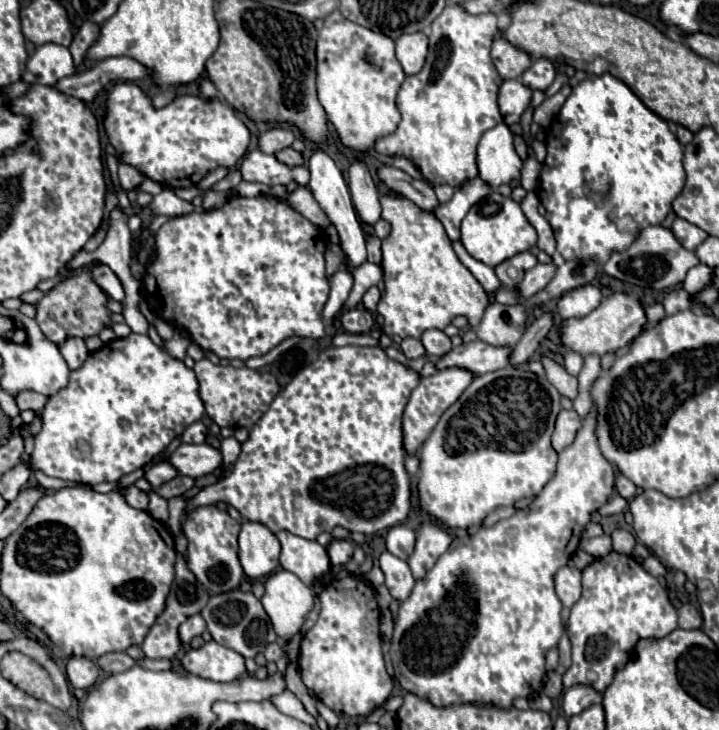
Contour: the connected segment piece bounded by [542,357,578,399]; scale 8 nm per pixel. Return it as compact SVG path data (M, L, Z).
M542 357L542 365L544 365L544 369L546 369L548 381L550 381L564 397L574 399L576 393L578 393L578 379L572 377L562 365L558 365L556 361L552 361L552 359L548 359L548 357Z

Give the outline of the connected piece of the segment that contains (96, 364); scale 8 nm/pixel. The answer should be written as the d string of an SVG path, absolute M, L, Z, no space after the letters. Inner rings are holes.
M130 333L124 339L114 339L90 353L84 365L70 373L68 387L60 389L48 399L42 411L42 429L34 439L28 467L42 471L48 477L78 483L102 483L118 481L122 475L144 467L160 451L164 451L172 439L180 437L184 429L204 415L204 405L198 395L198 379L192 369L182 361L172 359L160 349L148 335Z

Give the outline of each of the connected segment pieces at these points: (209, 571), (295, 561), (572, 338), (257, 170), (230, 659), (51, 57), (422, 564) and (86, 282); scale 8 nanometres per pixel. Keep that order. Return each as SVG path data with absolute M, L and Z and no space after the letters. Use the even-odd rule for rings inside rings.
M216 505L198 507L184 519L184 535L188 539L186 567L196 575L196 579L200 579L200 583L212 595L232 591L240 585L244 571L238 561L238 531L240 523L234 521L228 511L222 511Z
M280 531L278 539L282 545L280 565L286 571L296 573L306 585L314 585L322 575L330 571L326 547L322 547L318 541L300 539L288 531Z
M612 293L588 315L564 319L560 323L560 341L564 347L580 353L582 357L604 355L608 351L618 351L624 345L628 345L642 331L644 323L646 323L644 307L640 305L640 301L634 295Z
M258 149L244 155L240 173L244 181L256 181L266 185L286 185L290 181L306 185L310 179L306 167L288 167L280 163L274 155L266 155Z
M216 641L204 643L200 649L188 649L182 657L182 667L210 681L234 681L246 671L244 657Z
M46 43L46 45L40 45L36 53L28 59L22 81L54 85L58 79L68 77L72 73L74 73L74 63L72 63L70 51L56 43Z
M424 523L416 533L416 549L408 559L414 579L422 579L426 575L422 573L422 569L432 567L436 559L442 553L446 553L450 543L452 543L452 535L444 527L436 523Z
M82 271L76 277L66 277L64 281L56 283L44 295L44 299L36 303L38 305L36 321L38 321L40 329L44 331L44 335L54 343L62 343L70 335L86 339L90 335L98 335L102 327L110 325L110 313L106 309L106 301L108 301L106 295L96 285L90 271Z

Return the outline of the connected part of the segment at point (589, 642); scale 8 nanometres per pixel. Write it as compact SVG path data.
M610 551L604 557L594 559L582 571L582 597L572 605L568 619L568 639L572 645L572 665L564 675L564 687L572 687L576 683L592 685L598 693L602 693L614 679L616 671L626 665L632 657L636 643L640 639L662 639L678 627L678 613L668 597L668 589L660 583L660 579L652 577L644 567L634 561L630 555L622 555Z

